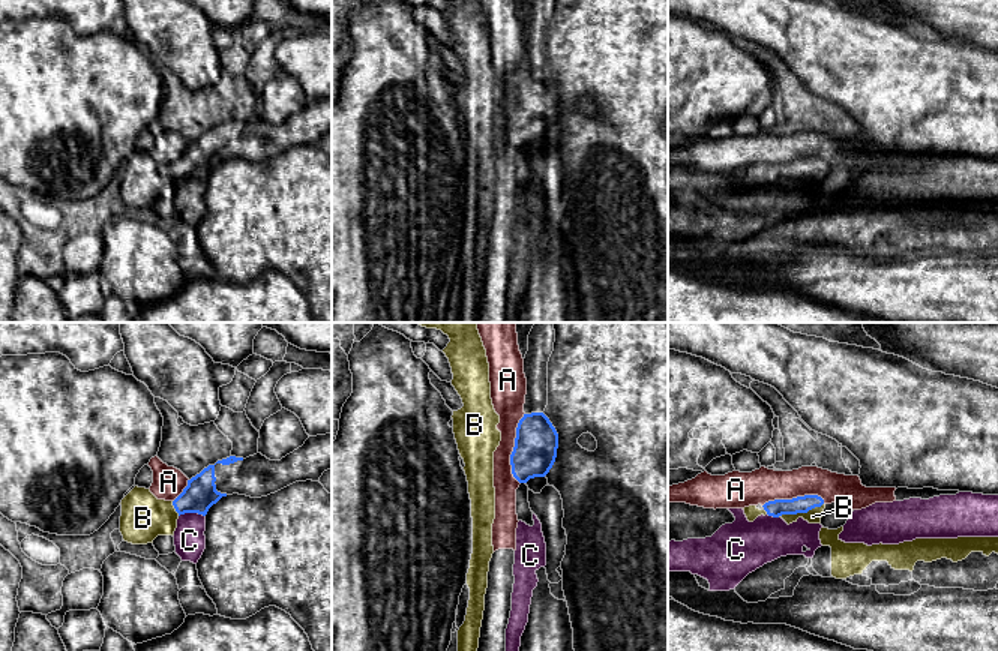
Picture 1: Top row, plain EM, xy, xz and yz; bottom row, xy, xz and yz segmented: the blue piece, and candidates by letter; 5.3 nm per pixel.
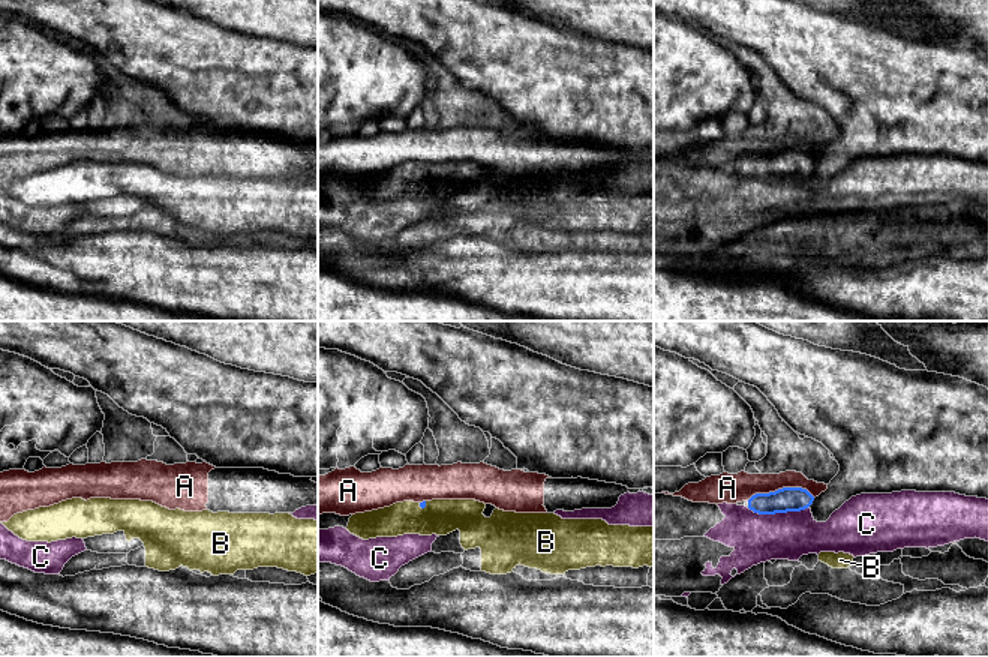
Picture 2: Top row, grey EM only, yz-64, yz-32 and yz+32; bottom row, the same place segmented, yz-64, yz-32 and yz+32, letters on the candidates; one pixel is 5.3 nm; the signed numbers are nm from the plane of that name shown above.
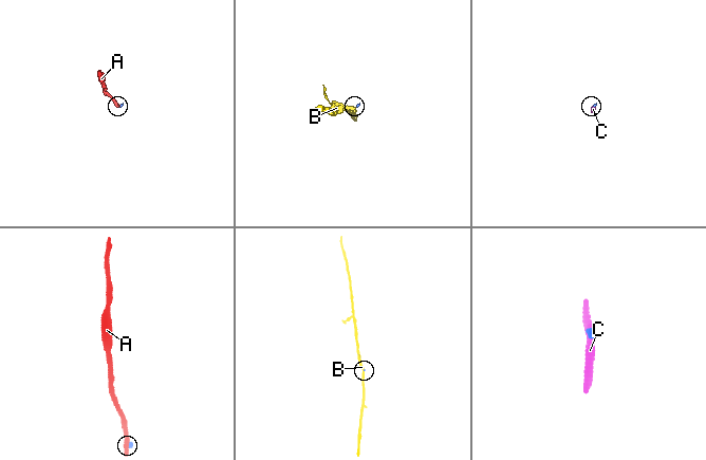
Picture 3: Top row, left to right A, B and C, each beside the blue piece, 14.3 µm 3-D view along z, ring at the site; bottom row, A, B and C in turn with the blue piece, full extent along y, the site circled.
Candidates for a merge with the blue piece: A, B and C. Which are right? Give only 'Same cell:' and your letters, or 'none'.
Same cell: B

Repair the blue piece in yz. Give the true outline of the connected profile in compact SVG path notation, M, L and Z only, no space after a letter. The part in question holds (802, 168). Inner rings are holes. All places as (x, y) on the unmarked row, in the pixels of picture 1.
M804 159L792 164L768 165L759 174L756 170L744 171L744 178L749 186L753 186L761 178L782 182L788 189L803 182L809 188L821 188L822 176L825 172L824 164L818 159Z

